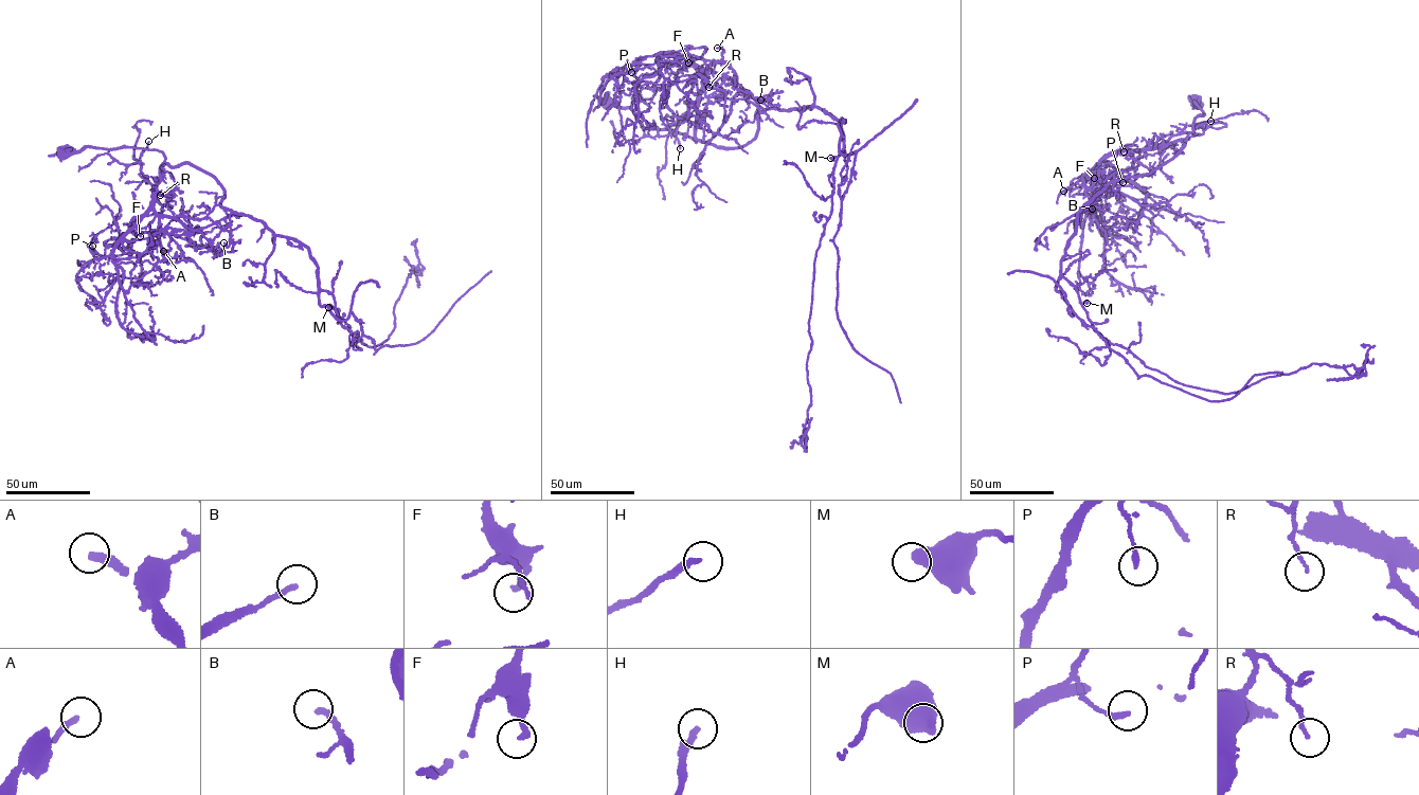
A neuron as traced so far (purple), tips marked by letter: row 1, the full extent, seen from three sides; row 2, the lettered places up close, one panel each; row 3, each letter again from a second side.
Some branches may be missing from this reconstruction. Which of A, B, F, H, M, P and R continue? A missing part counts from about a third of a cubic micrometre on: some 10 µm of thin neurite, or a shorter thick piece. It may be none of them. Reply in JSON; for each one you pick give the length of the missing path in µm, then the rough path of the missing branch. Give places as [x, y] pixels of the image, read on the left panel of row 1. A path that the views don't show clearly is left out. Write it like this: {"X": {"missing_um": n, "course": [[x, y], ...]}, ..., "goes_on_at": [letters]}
{"A": {"missing_um": 6}, "H": {"missing_um": 30, "course": [[148, 141], [153, 123], [157, 124]]}, "goes_on_at": ["A", "H"]}

